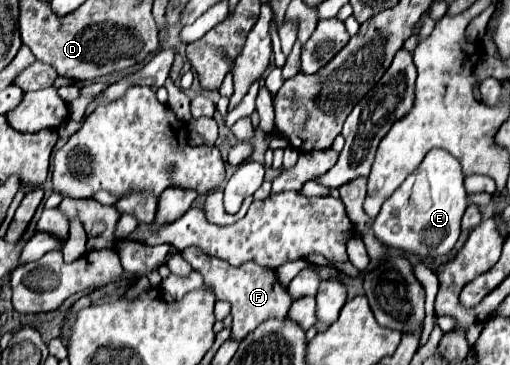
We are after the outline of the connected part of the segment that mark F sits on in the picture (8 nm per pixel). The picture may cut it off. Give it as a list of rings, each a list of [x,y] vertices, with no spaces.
[[[188,247],[182,251],[182,257],[192,265],[192,269],[200,271],[204,277],[206,287],[210,287],[216,295],[216,299],[230,301],[232,305],[232,337],[236,341],[242,341],[250,331],[254,331],[264,319],[270,317],[285,318],[292,305],[293,300],[285,288],[275,278],[273,269],[258,267],[256,263],[244,263],[240,267],[232,267],[222,259],[214,259],[206,255],[198,247]]]

